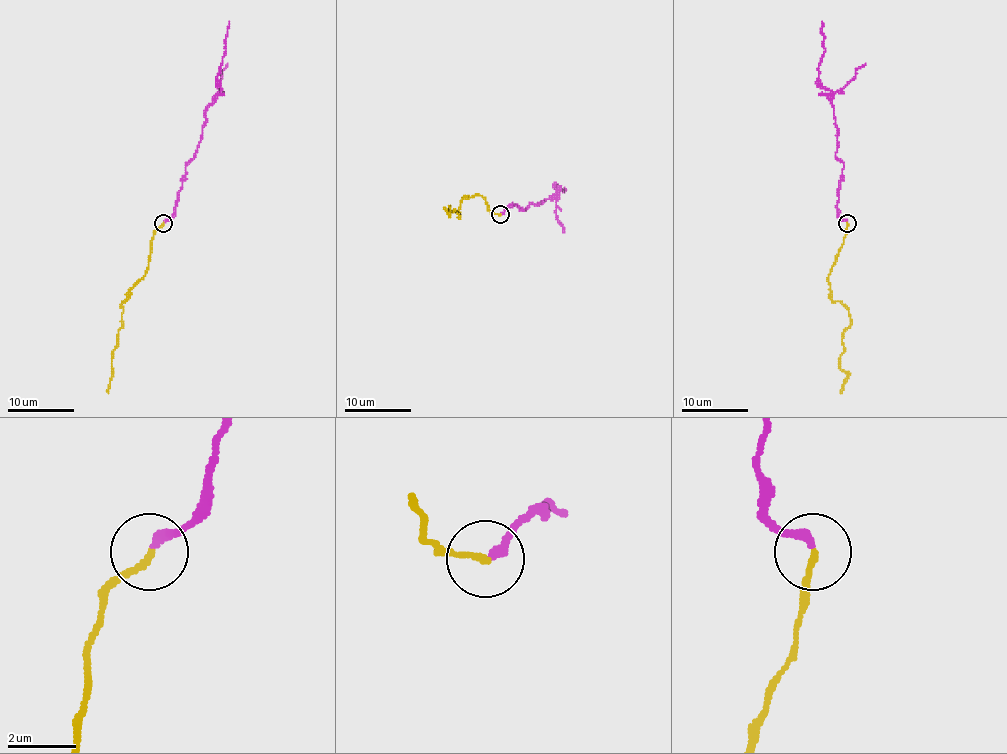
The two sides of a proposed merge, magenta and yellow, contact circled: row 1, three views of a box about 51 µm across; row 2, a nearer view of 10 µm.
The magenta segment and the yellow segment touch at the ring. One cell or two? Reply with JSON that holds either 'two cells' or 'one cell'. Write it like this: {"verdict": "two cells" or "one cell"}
{"verdict": "one cell"}

